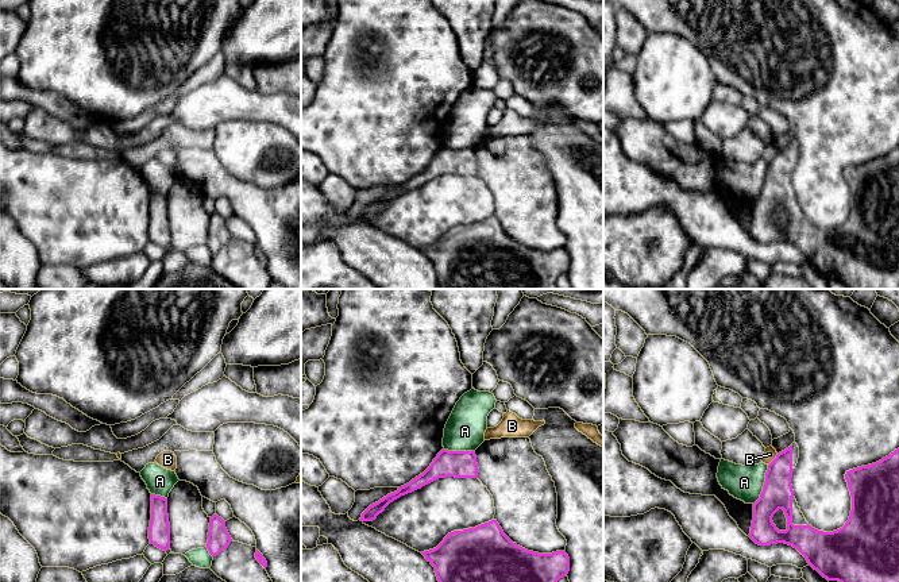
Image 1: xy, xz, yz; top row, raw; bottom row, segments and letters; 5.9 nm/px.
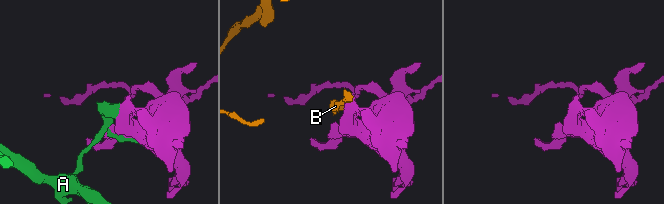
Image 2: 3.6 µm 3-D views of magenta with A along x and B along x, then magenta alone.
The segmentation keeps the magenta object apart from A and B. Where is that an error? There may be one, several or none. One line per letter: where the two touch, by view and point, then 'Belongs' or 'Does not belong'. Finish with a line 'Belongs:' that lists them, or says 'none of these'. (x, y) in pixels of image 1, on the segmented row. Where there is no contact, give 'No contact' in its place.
A: Touches magenta at yz (764, 485). Does not belong
B: Touches magenta at yz (774, 459). Does not belong
Belongs: none of these

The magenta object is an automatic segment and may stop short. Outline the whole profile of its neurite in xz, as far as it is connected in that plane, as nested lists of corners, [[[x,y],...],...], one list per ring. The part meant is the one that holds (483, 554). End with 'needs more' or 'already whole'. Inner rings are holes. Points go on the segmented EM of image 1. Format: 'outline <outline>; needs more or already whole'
outline [[[497,520],[454,531],[433,550],[421,552],[435,567],[439,582],[557,582],[570,571],[566,551],[539,554],[513,543]]]; already whole

